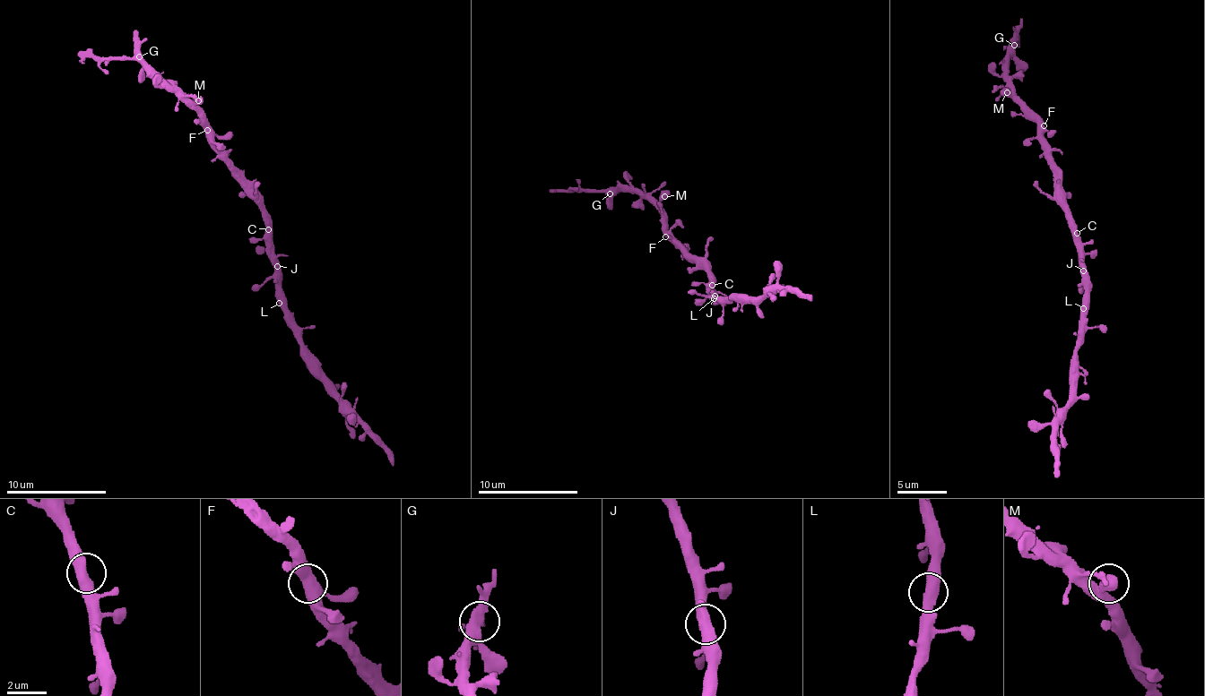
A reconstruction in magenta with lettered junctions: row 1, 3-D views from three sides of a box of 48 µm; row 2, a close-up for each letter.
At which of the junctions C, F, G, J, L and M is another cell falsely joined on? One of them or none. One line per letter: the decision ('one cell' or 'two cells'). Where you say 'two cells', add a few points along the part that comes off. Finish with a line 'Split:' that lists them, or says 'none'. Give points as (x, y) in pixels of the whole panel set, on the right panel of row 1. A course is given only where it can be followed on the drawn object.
C: one cell
F: one cell
G: one cell
J: one cell
L: one cell
M: one cell
Split: none

